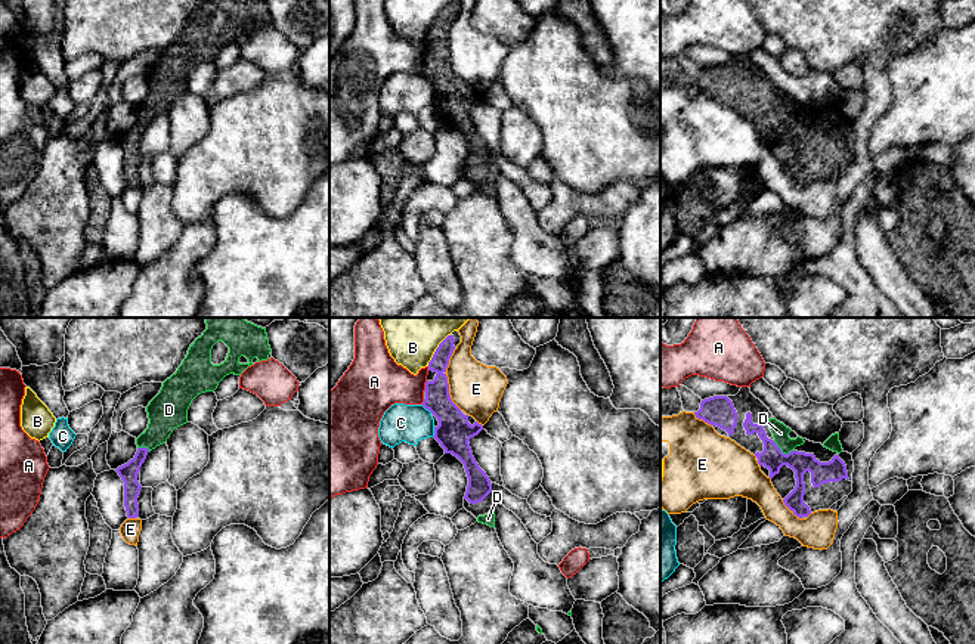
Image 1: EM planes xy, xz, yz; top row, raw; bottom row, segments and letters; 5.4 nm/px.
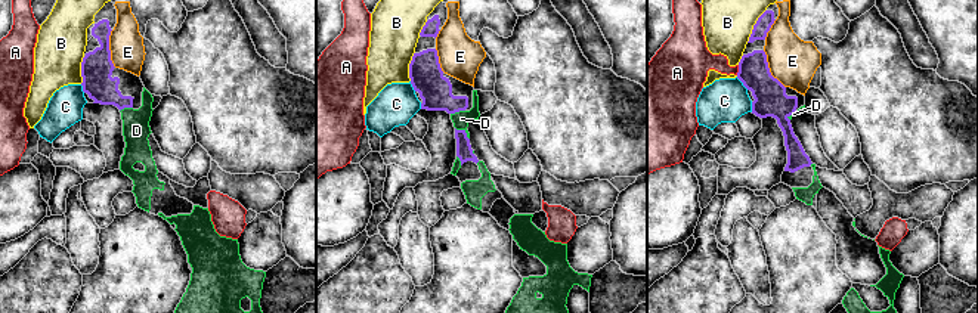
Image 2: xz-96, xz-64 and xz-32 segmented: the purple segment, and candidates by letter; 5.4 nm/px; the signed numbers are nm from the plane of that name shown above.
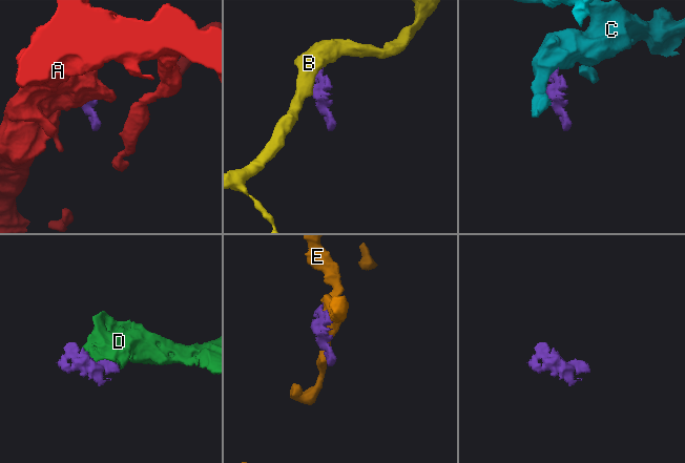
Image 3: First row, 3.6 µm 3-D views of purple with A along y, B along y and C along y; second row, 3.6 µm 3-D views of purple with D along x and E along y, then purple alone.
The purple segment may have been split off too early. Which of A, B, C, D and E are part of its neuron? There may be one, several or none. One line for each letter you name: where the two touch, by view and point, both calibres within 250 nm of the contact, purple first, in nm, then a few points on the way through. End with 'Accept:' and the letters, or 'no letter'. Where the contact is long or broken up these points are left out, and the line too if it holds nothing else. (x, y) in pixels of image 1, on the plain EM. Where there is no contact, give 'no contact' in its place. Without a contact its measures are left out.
D: contact yz (782, 121); calibres 120 and 90 nm; way yz (771, 126), (782, 121), (780, 102)
Accept: D

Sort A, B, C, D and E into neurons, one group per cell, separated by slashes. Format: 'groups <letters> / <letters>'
groups A / B / C / D / E

